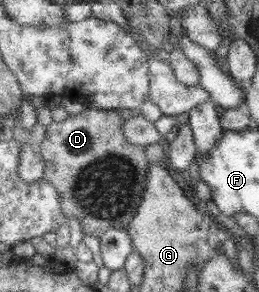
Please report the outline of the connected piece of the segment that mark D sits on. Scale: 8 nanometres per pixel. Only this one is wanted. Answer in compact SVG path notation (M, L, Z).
M92 108L81 114L71 115L64 122L54 120L47 127L41 149L47 162L45 179L58 188L66 217L81 221L85 236L90 234L101 239L108 229L130 228L134 217L137 216L137 208L140 208L146 196L151 164L144 146L130 142L126 136L125 120L118 112Z

